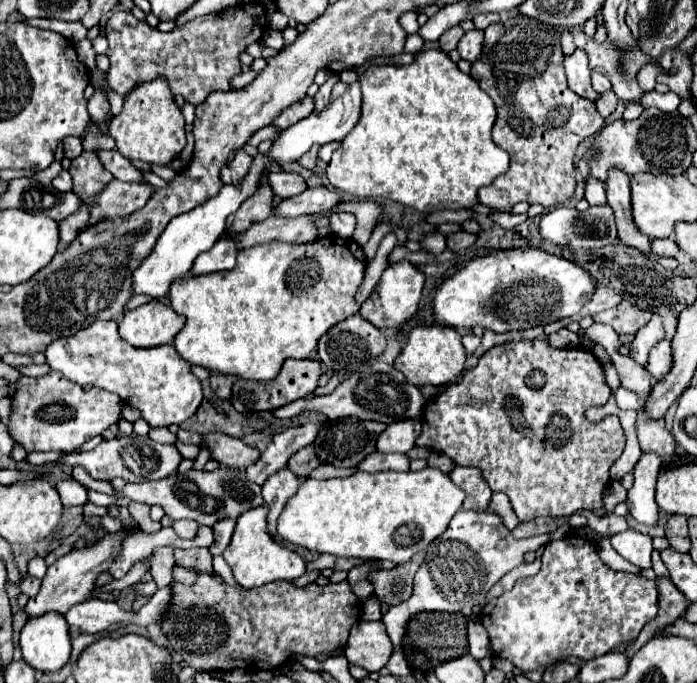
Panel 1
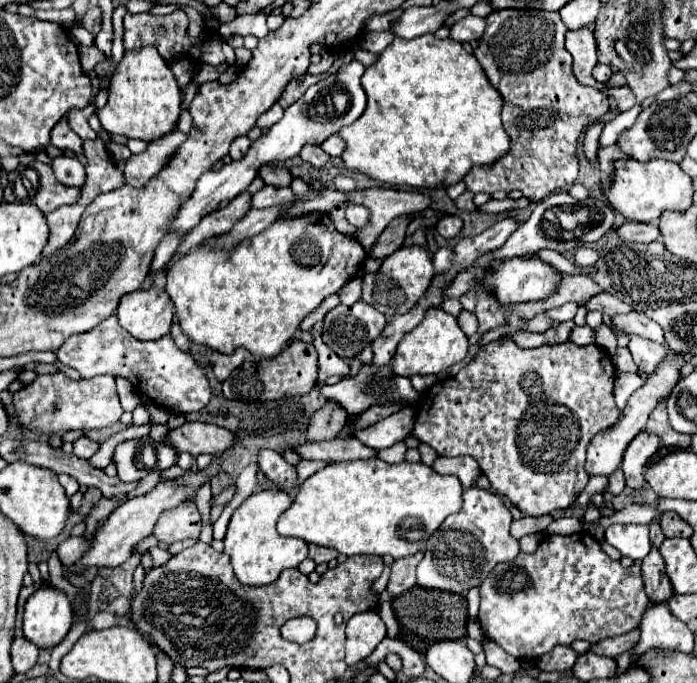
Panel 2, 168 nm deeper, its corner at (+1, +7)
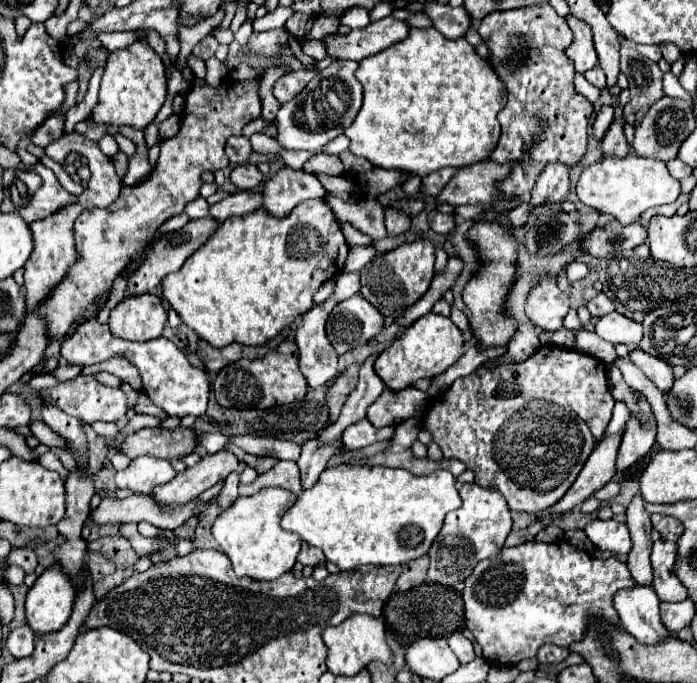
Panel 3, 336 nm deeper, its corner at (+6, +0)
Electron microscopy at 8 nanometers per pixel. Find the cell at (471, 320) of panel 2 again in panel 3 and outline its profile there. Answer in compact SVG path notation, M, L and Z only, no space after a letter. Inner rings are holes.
M452 306L452 314L450 314L450 318L452 318L452 322L462 330L462 332L468 332L470 330L470 326L468 326L468 318L466 318L466 314L462 312L462 310L458 310L456 306Z

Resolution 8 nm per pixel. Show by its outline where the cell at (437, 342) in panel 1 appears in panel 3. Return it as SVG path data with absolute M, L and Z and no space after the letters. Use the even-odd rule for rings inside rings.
M426 314L418 318L408 330L404 330L392 346L388 346L374 362L376 374L390 390L402 390L412 386L418 378L434 378L460 360L464 354L464 338L458 326L448 316L442 314Z

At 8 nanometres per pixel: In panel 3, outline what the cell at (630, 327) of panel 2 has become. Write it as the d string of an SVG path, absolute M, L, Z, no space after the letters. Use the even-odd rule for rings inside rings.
M610 312L596 322L596 334L606 342L634 348L642 338L642 324L628 320L618 312Z

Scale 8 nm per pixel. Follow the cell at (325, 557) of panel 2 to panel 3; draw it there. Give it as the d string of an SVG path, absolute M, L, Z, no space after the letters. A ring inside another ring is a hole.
M302 542L300 554L298 554L298 562L300 562L302 566L312 566L312 568L316 568L318 564L324 564L326 558L324 558L322 550L318 550L318 548L314 548L314 546Z

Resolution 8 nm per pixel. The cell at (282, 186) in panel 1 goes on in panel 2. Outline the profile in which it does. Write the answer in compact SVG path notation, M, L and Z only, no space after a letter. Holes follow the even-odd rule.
M265 165L265 169L259 171L259 177L273 187L289 187L293 181L293 175L283 165Z

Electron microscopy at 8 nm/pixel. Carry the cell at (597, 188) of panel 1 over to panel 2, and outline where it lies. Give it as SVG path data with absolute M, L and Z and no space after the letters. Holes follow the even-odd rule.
M595 123L587 129L585 133L585 139L583 139L583 155L589 163L595 163L597 161L597 149L599 149L599 135L601 135L601 129L603 129L603 123Z

